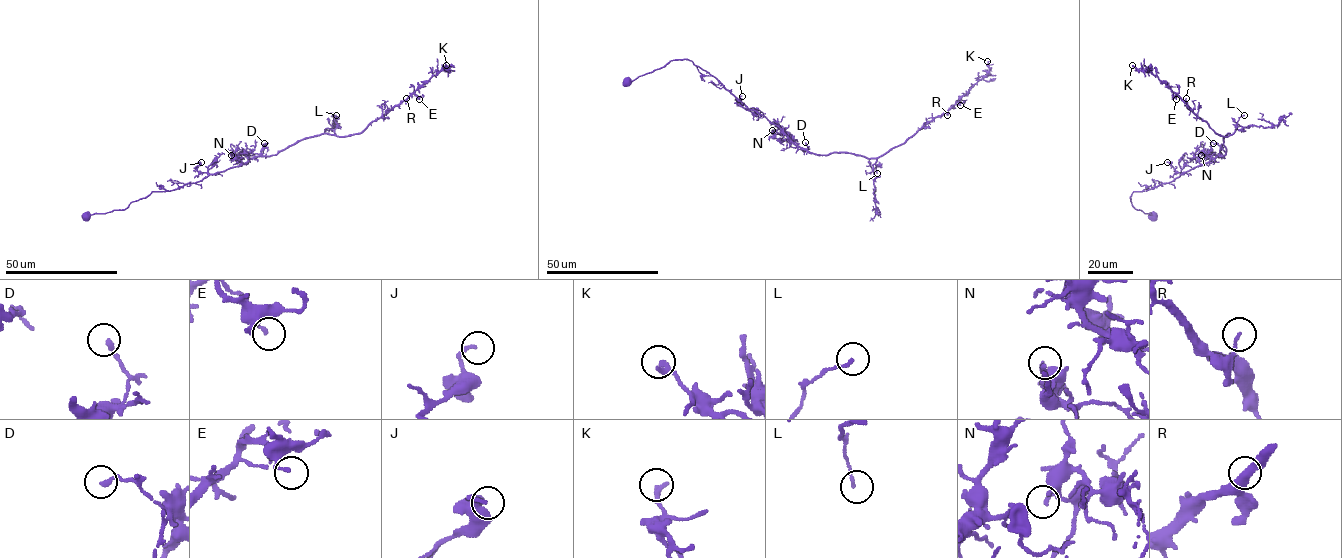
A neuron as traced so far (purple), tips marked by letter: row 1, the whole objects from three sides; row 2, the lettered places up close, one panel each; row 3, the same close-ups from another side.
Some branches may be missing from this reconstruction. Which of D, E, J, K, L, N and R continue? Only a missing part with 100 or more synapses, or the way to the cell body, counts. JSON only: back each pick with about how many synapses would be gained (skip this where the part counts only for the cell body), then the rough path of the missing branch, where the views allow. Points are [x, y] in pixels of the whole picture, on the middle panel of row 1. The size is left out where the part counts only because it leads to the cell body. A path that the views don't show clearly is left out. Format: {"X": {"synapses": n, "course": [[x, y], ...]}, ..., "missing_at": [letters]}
{"missing_at": []}

